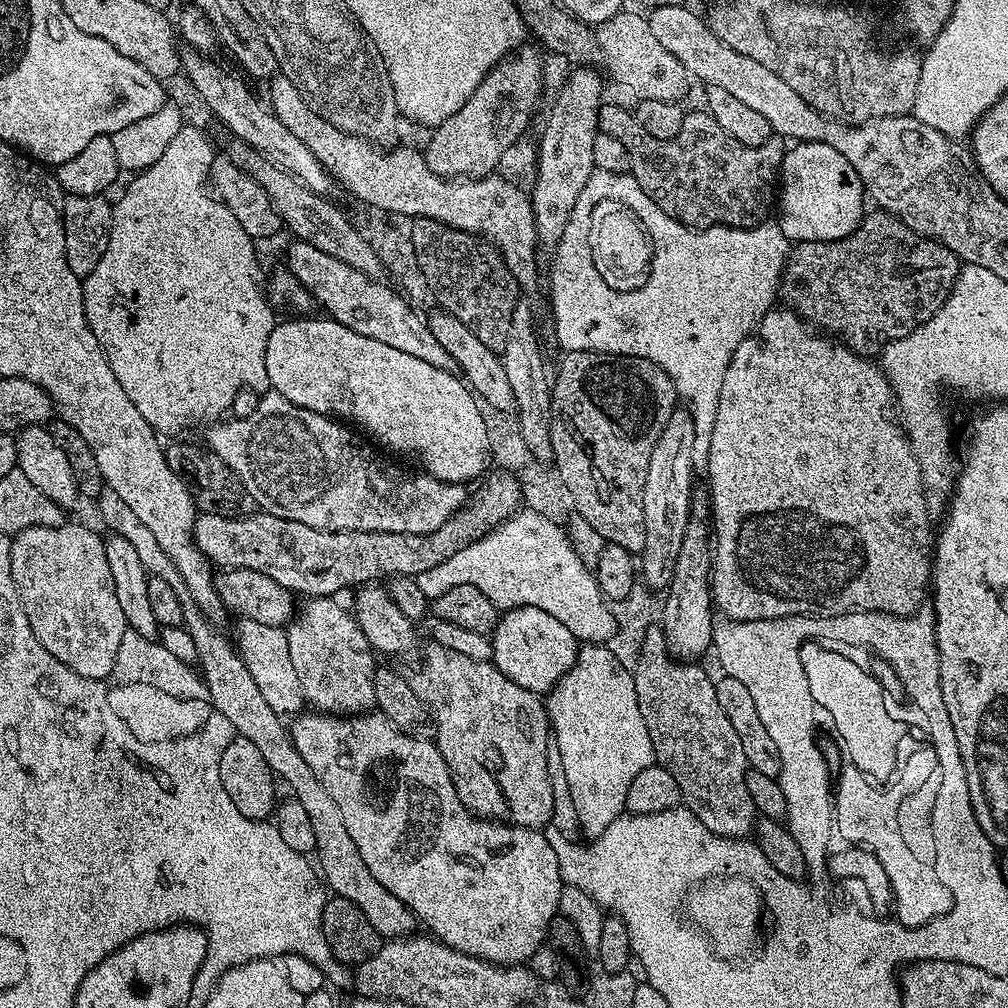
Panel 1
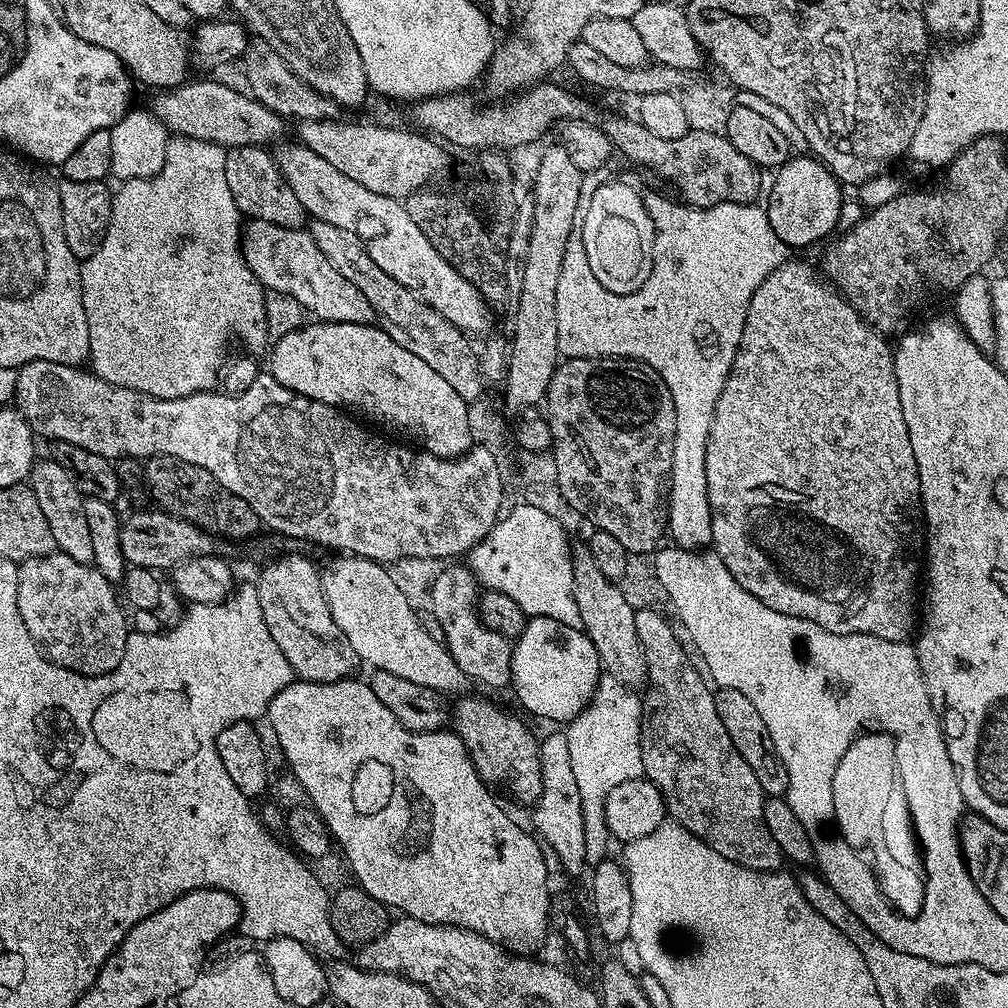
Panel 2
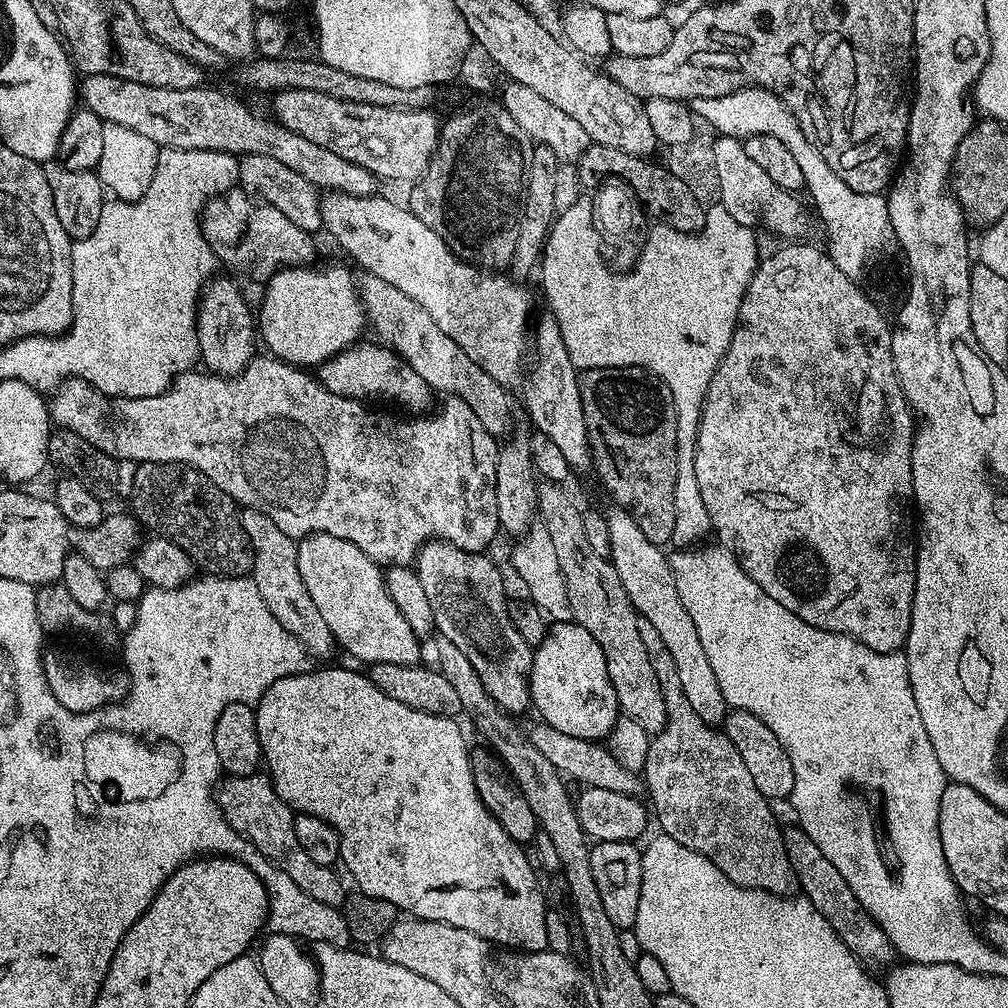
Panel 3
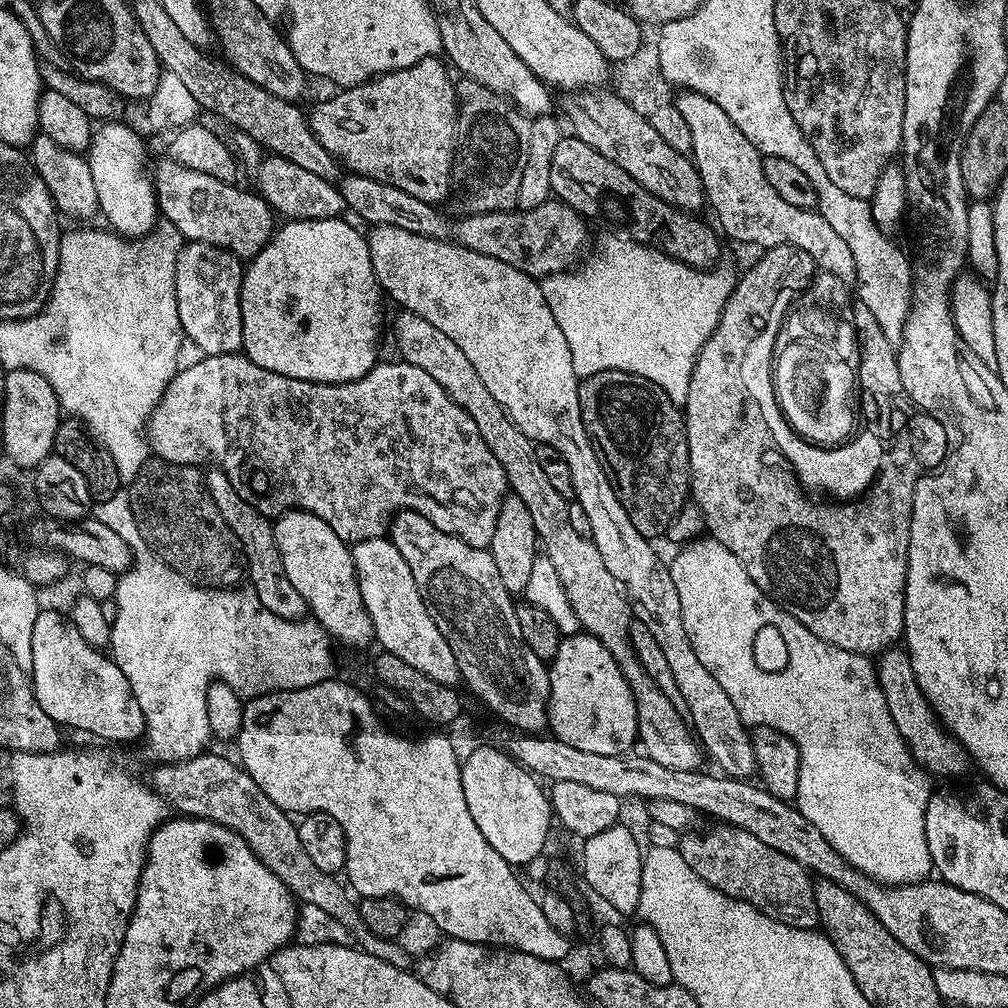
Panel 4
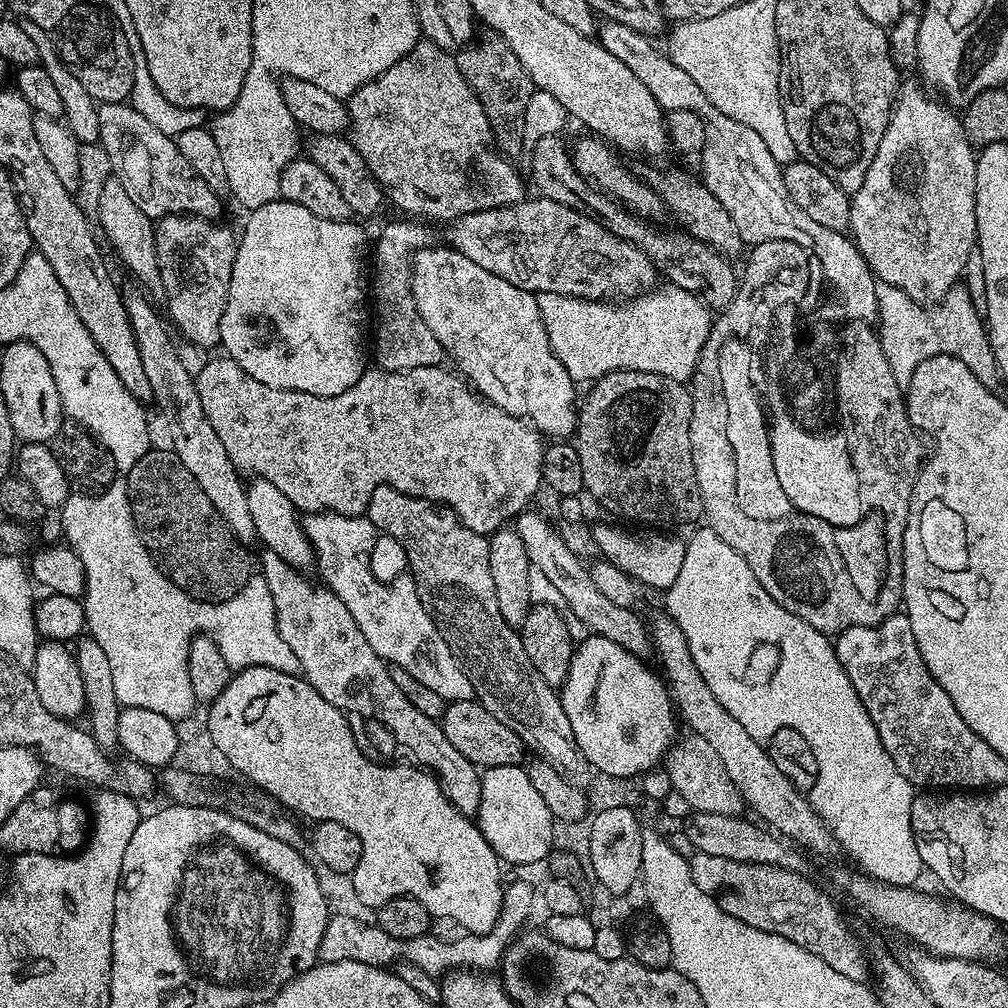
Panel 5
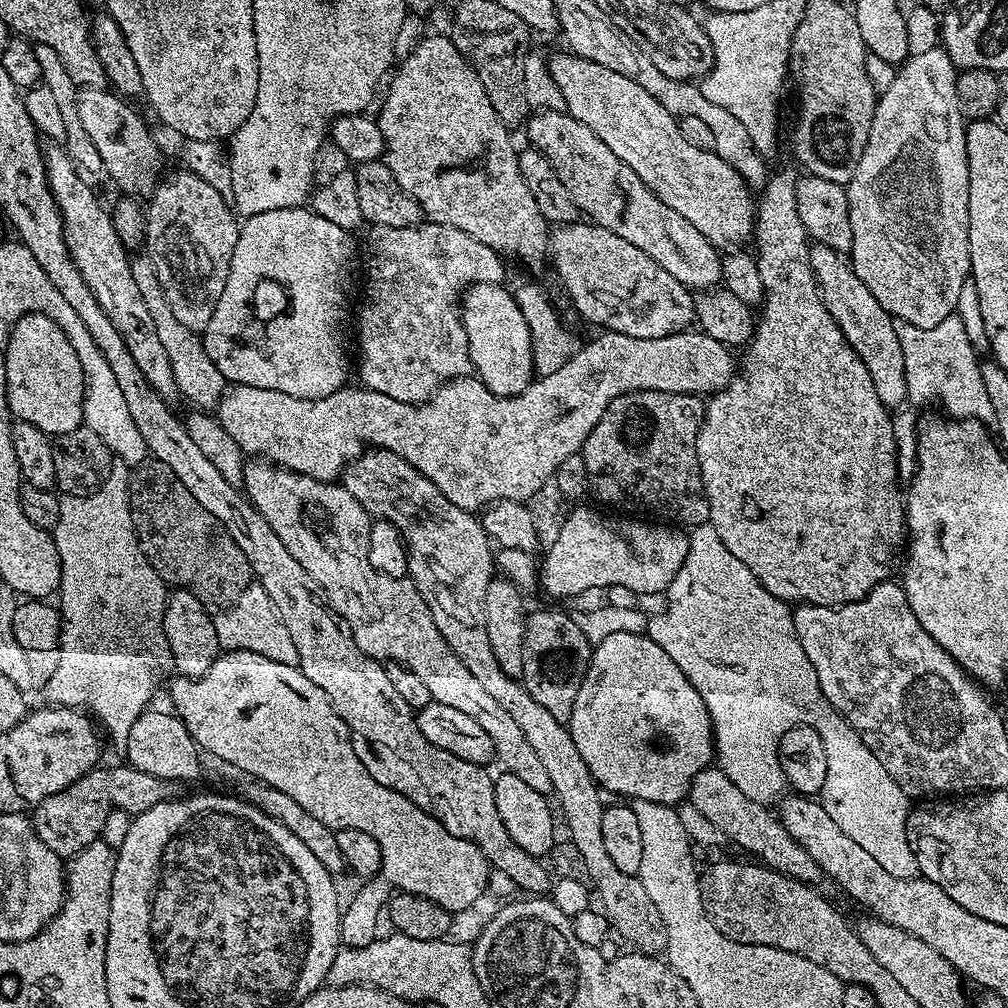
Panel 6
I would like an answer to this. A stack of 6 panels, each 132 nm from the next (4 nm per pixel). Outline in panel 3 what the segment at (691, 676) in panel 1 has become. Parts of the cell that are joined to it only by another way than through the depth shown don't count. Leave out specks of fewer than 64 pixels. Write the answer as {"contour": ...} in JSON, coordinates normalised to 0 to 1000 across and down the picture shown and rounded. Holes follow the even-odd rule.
{"contour":[[[636,615],[635,628],[663,701],[663,715],[656,726],[646,731],[637,767],[642,791],[647,792],[650,813],[651,810],[655,813],[654,824],[677,835],[677,839],[704,851],[704,855],[708,855],[708,859],[712,859],[712,863],[716,863],[716,867],[732,879],[766,885],[769,889],[783,888],[791,880],[790,868],[788,859],[784,859],[784,851],[780,851],[778,826],[773,820],[770,822],[767,799],[754,787],[752,780],[748,780],[748,771],[744,769],[744,764],[740,764],[740,756],[736,756],[736,748],[732,748],[728,736],[724,736],[713,721],[697,715],[675,688],[677,677],[673,674],[669,653],[665,653],[665,645],[657,641],[653,625],[649,625],[645,617]]]}

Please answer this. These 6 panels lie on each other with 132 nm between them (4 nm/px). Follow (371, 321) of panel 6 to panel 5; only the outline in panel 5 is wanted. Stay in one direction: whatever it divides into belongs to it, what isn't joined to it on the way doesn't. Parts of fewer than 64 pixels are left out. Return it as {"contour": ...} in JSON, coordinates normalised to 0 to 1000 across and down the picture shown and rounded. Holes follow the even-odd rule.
{"contour":[[[397,216],[401,218],[393,218],[390,222],[385,222],[377,230],[377,235],[373,238],[373,267],[368,267],[367,270],[367,306],[371,311],[371,321],[373,317],[373,334],[368,334],[367,349],[373,352],[371,358],[372,364],[380,365],[383,369],[398,369],[399,367],[411,367],[419,363],[434,363],[441,356],[442,350],[440,344],[435,339],[435,335],[431,335],[431,330],[427,328],[427,323],[423,323],[423,319],[419,319],[419,312],[415,312],[415,304],[411,300],[411,292],[409,291],[409,255],[412,251],[416,250],[418,246],[426,245],[427,238],[425,238],[425,230],[420,226],[422,223],[417,220],[412,220],[410,217]]]}

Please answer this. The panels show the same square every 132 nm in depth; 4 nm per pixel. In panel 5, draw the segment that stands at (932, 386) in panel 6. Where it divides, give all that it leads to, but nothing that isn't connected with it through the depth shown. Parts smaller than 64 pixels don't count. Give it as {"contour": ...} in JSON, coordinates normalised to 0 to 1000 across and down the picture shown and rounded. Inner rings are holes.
{"contour":[[[870,281],[869,292],[871,306],[868,320],[871,322],[873,342],[893,382],[901,382],[907,367],[919,355],[945,353],[960,364],[962,371],[966,371],[974,383],[985,387],[993,384],[992,364],[980,338],[973,307],[966,304],[962,292],[954,284],[944,286],[933,301],[924,304],[907,301],[899,291],[882,282]]]}

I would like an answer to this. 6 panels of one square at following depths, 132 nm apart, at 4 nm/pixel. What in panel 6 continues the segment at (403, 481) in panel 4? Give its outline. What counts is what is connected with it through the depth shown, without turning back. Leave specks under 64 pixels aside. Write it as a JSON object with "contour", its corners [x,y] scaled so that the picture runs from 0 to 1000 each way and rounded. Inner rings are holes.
{"contour":[[[693,327],[670,329],[657,335],[625,335],[621,331],[601,328],[596,328],[591,332],[595,333],[589,334],[580,345],[579,342],[572,344],[571,348],[567,350],[567,354],[557,365],[550,367],[550,371],[542,371],[529,376],[524,385],[518,387],[516,393],[495,393],[490,391],[477,377],[472,376],[471,372],[468,371],[455,377],[446,377],[442,381],[438,381],[437,386],[429,392],[428,397],[422,397],[419,401],[395,399],[393,395],[383,395],[381,391],[367,389],[360,383],[352,383],[353,385],[342,383],[323,395],[309,397],[308,395],[292,395],[292,391],[280,391],[276,387],[256,387],[256,383],[232,381],[223,388],[218,400],[212,406],[212,412],[217,417],[218,422],[224,427],[224,431],[228,431],[228,435],[232,435],[232,438],[236,438],[239,448],[250,454],[265,454],[275,464],[283,464],[289,468],[295,468],[298,472],[307,472],[313,476],[336,477],[341,471],[342,464],[363,447],[363,442],[366,445],[381,444],[384,448],[395,450],[395,454],[403,454],[403,458],[407,458],[407,462],[411,462],[419,471],[427,474],[427,478],[431,478],[431,482],[435,482],[435,486],[438,486],[438,490],[442,494],[446,494],[446,498],[450,498],[450,502],[472,510],[483,504],[491,496],[527,497],[527,492],[543,476],[545,479],[551,473],[556,459],[561,454],[565,454],[565,450],[575,448],[578,445],[585,427],[589,427],[589,423],[593,423],[593,415],[597,415],[601,403],[605,403],[605,399],[609,395],[613,395],[622,389],[632,389],[633,387],[657,387],[658,389],[668,389],[669,391],[685,391],[686,393],[697,394],[699,391],[716,388],[725,379],[728,372],[726,353],[722,350],[725,349],[723,342],[712,339],[708,335],[698,332]]]}

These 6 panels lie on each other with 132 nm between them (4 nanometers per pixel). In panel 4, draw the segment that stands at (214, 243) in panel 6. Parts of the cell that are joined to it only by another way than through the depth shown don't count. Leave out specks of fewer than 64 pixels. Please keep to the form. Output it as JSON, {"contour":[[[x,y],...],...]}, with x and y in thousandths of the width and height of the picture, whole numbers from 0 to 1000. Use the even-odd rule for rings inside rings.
{"contour":[[[195,238],[186,239],[175,254],[175,299],[179,309],[179,322],[183,324],[183,332],[195,345],[195,350],[202,353],[219,353],[234,351],[242,344],[240,339],[240,304],[238,289],[242,279],[243,263],[239,255],[228,248],[217,246]]]}

